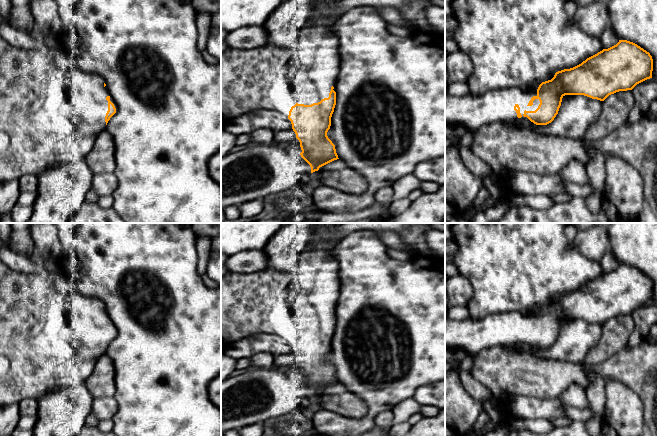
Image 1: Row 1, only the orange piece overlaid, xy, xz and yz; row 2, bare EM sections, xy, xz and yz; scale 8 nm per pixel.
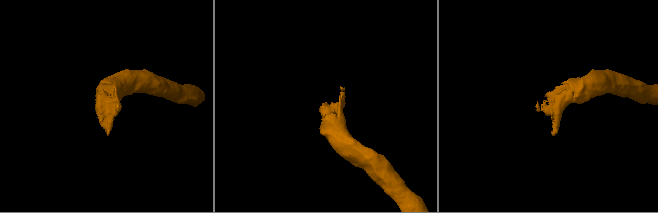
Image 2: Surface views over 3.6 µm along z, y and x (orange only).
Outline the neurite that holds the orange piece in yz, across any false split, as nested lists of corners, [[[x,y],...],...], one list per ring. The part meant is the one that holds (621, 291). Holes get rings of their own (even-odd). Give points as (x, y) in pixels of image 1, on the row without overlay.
[[[619,264],[616,269],[603,273],[581,288],[556,296],[551,304],[542,306],[537,313],[507,312],[477,320],[451,320],[445,317],[445,348],[463,349],[472,357],[484,349],[497,346],[511,349],[527,344],[536,349],[547,349],[558,338],[565,319],[584,319],[604,325],[611,318],[632,314],[637,308],[652,302],[652,295],[653,283],[649,276],[633,266]]]

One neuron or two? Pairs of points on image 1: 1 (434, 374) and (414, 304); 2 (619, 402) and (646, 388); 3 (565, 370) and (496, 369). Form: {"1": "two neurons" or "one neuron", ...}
{"1": "one neuron", "2": "two neurons", "3": "one neuron"}

